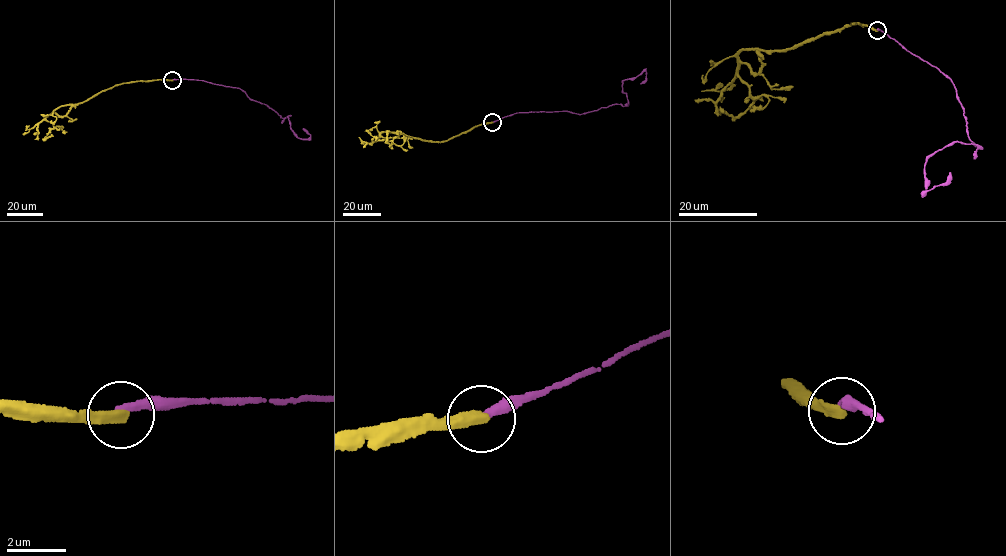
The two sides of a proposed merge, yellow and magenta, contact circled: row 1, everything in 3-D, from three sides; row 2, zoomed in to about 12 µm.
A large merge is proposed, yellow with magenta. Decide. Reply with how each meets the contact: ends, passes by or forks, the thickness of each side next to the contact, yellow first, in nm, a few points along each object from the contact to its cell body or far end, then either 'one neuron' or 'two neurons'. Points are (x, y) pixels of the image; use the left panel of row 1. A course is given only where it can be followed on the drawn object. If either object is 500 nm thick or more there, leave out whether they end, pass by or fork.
yellow ends; magenta ends; calibres 420 and 240 nm; course yellow (172, 80), (124, 82), (82, 102), (58, 107), (45, 119), (53, 127), (45, 139), (51, 134); course magenta (172, 80), (203, 80), (238, 87), (281, 118), (290, 115), (288, 120), (295, 135), (310, 138), (303, 128); two neurons

